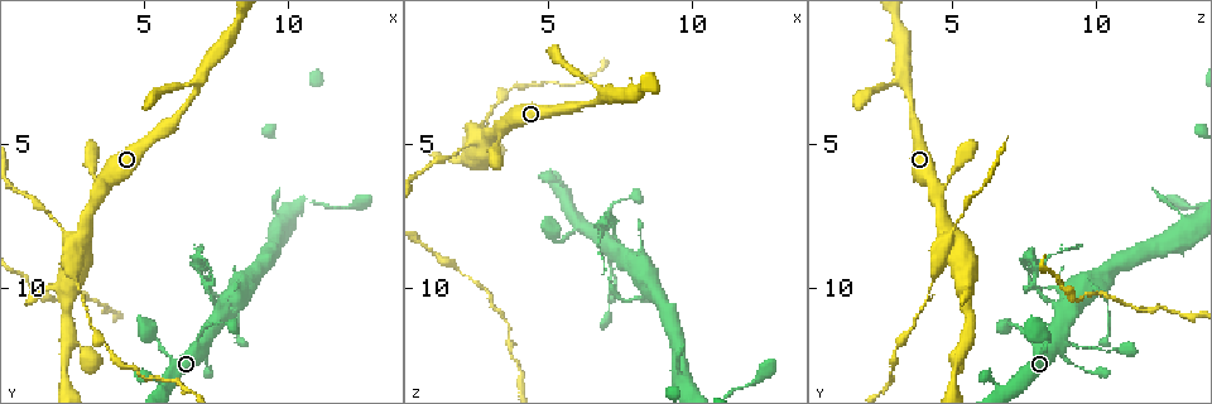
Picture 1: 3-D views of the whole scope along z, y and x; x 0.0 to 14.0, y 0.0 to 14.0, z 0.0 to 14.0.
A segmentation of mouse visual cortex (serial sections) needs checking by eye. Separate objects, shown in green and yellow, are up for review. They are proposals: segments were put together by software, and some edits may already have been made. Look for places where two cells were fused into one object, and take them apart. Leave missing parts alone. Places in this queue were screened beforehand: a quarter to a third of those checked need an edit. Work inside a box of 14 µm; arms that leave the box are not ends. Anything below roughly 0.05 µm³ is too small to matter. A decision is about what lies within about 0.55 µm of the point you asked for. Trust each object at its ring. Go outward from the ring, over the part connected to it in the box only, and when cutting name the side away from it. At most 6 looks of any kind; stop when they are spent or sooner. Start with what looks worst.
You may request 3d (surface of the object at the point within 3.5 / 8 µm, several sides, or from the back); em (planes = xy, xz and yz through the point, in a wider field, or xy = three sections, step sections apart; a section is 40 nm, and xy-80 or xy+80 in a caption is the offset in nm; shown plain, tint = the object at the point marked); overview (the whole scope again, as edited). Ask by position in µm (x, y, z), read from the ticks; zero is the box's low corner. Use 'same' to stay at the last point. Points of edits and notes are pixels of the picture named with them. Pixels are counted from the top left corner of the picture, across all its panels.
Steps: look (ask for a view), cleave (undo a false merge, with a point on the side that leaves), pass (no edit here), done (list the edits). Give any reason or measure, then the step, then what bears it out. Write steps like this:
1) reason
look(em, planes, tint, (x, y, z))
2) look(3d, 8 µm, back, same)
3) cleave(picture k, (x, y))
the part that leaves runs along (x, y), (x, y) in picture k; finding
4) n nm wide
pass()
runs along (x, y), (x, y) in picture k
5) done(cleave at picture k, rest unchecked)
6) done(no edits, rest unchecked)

look(3d, 8 µm, (6.9, 2.8, 3.4))

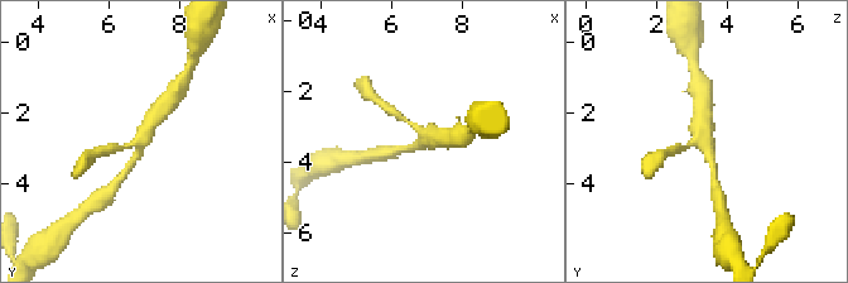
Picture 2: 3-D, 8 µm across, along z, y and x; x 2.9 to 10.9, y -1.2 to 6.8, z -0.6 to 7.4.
3 arms; arms of 200, 200, 500 nm; now the EM
look(em, xy, step 3, tint, (7.0, 2.7, 3.3))

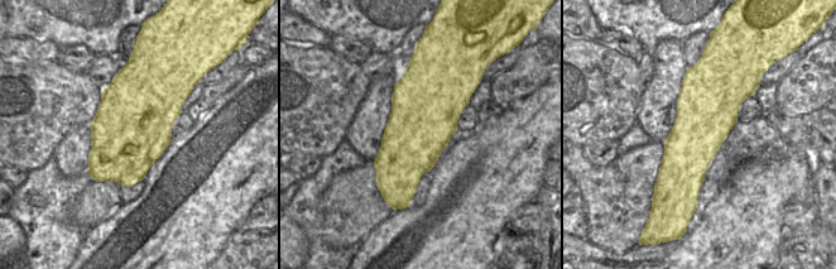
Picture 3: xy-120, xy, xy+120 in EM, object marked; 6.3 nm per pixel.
440 nm wide
pass()
runs along (716, 52), (686, 212) in picture 3; continuous, no second cell

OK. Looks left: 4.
look(3d, 3.5 µm, (7.6, 10.7, 8.7))

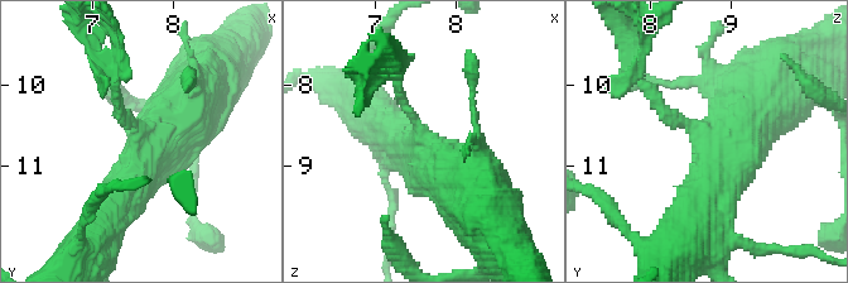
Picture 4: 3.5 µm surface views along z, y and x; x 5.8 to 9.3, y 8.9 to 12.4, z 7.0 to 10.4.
look(em, xy, step 5, tint, (7.55, 10.75, 8.75))

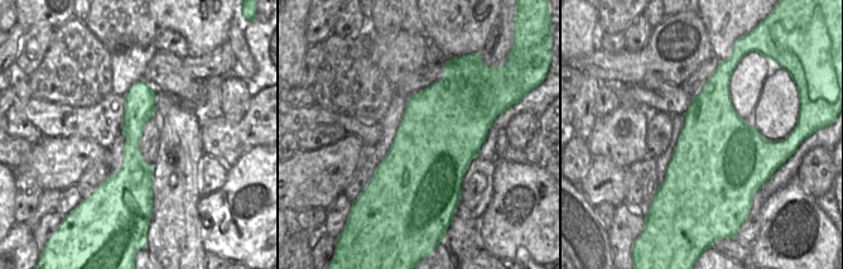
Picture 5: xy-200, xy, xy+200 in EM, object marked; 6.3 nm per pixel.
arms of 150, 500, 500 nm
cleave(picture 4, (398, 86))
the part that leaves runs along (413, 115), (398, 80), (370, 80) in picture 4; a second cell is stuck on

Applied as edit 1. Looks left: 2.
thick turns thin
look(3d, 3.5 µm, (2.1, 7.8, 5.2))

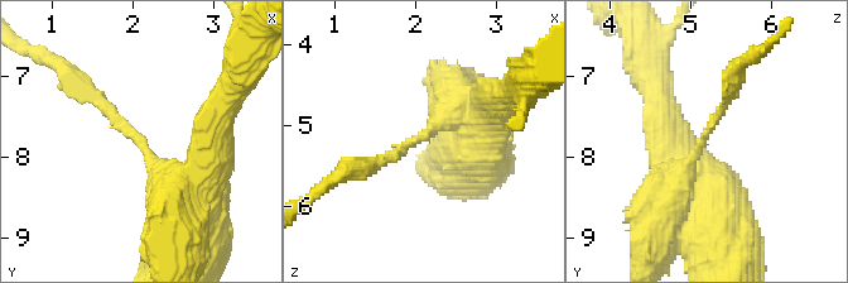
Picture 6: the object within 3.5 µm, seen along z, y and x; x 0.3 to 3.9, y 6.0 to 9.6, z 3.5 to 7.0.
arms of 150, 400 nm; now the EM
look(em, xy, step 3, tint, (2.15, 7.90, 5.10))

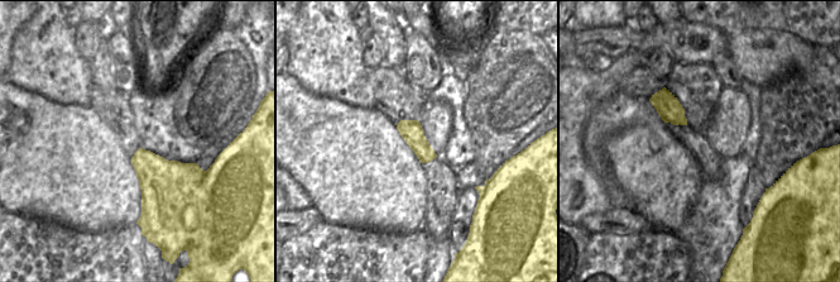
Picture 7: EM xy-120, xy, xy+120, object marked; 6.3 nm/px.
cleave(picture 6, (645, 222))
a second cell is stuck on

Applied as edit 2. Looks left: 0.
done(cleave at picture 4, cleave at picture 6, rest unchecked)

